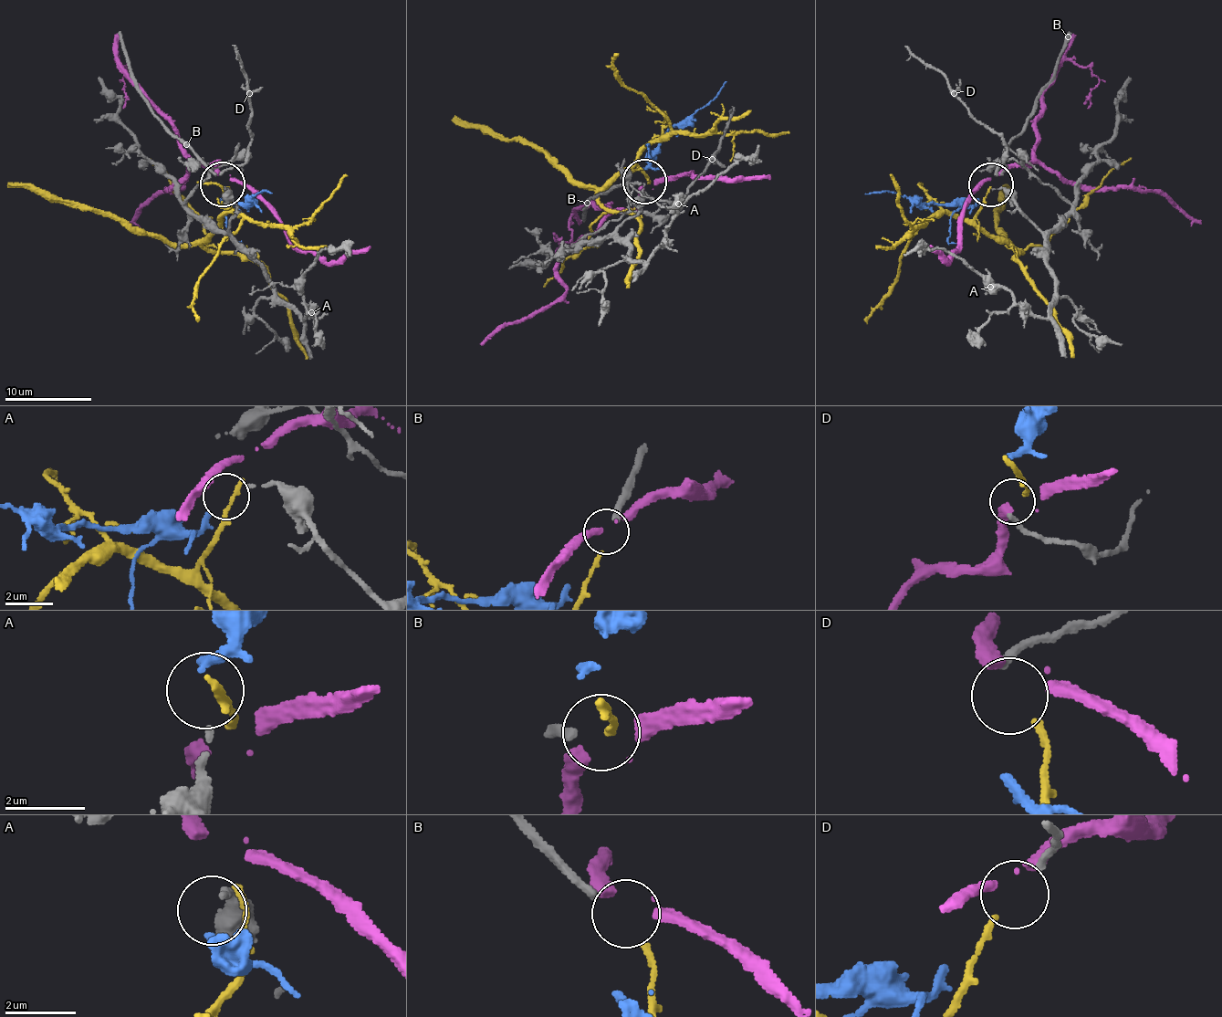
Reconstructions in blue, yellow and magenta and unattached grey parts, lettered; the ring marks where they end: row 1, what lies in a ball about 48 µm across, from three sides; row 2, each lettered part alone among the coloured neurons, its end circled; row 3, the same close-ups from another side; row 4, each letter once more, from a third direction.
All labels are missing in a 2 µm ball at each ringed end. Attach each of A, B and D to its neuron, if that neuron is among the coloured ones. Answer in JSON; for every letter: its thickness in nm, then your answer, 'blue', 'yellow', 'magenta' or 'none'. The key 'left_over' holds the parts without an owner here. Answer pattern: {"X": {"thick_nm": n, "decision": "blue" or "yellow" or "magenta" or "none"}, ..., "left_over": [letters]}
{"A": {"thick_nm": 130, "decision": "blue"}, "B": {"thick_nm": 220, "decision": "none"}, "D": {"thick_nm": 200, "decision": "yellow"}, "left_over": ["B"]}

